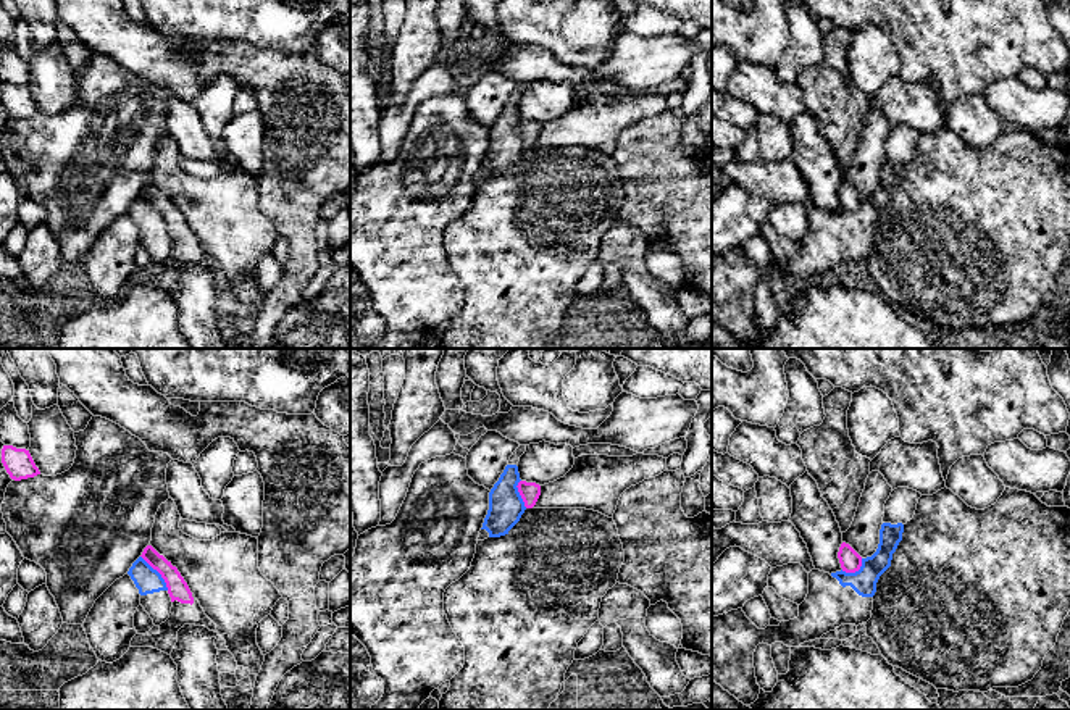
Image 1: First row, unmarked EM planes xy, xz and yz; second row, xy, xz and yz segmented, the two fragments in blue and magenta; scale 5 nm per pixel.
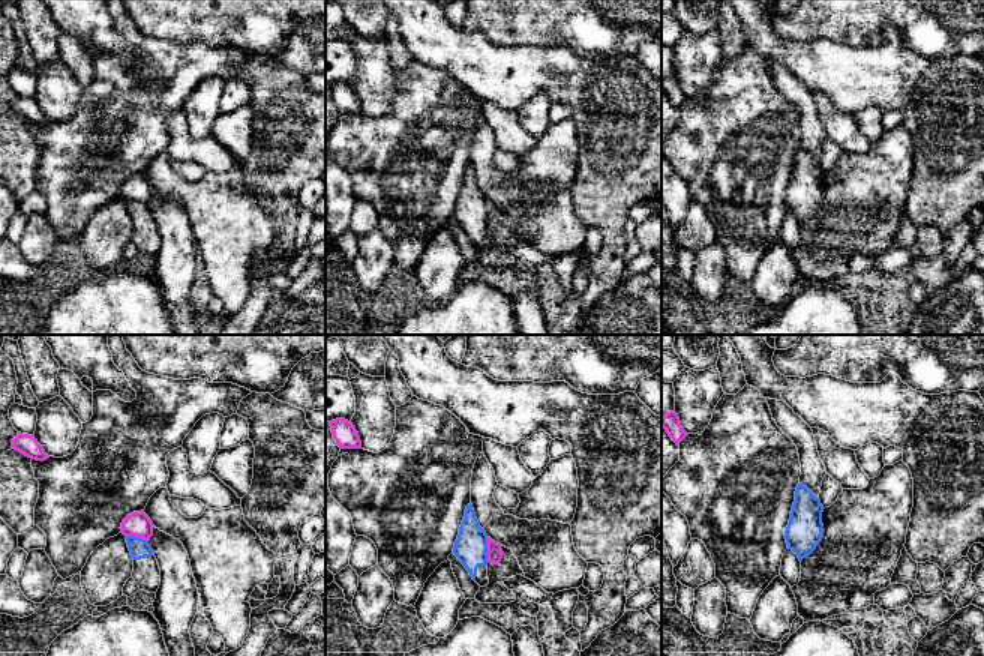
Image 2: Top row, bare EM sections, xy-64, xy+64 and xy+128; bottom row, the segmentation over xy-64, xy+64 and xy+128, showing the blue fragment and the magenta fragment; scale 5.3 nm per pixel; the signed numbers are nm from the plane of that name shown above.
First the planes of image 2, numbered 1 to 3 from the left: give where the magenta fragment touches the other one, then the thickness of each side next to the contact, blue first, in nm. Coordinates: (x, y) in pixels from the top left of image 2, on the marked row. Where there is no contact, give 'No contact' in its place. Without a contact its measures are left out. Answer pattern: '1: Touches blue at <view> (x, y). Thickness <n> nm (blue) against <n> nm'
1: Touches blue at xy-64 (137, 538). Thickness 100 nm (blue) against 140 nm
2: Touches blue at xy+64 (486, 550). Thickness 180 nm (blue) against 80 nm
3: No contact

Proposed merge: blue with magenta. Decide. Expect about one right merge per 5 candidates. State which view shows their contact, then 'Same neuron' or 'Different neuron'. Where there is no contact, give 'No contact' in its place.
Touches blue in xy. Different neuron

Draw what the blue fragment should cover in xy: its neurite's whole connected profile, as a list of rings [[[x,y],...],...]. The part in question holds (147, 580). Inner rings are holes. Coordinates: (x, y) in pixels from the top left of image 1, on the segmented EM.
[[[139,557],[127,574],[134,581],[140,594],[140,605],[153,620],[155,626],[160,626],[169,618],[171,613],[171,597],[161,574],[153,570],[142,557]]]

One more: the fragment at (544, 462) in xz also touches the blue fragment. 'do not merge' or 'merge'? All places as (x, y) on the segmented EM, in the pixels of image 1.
do not merge

